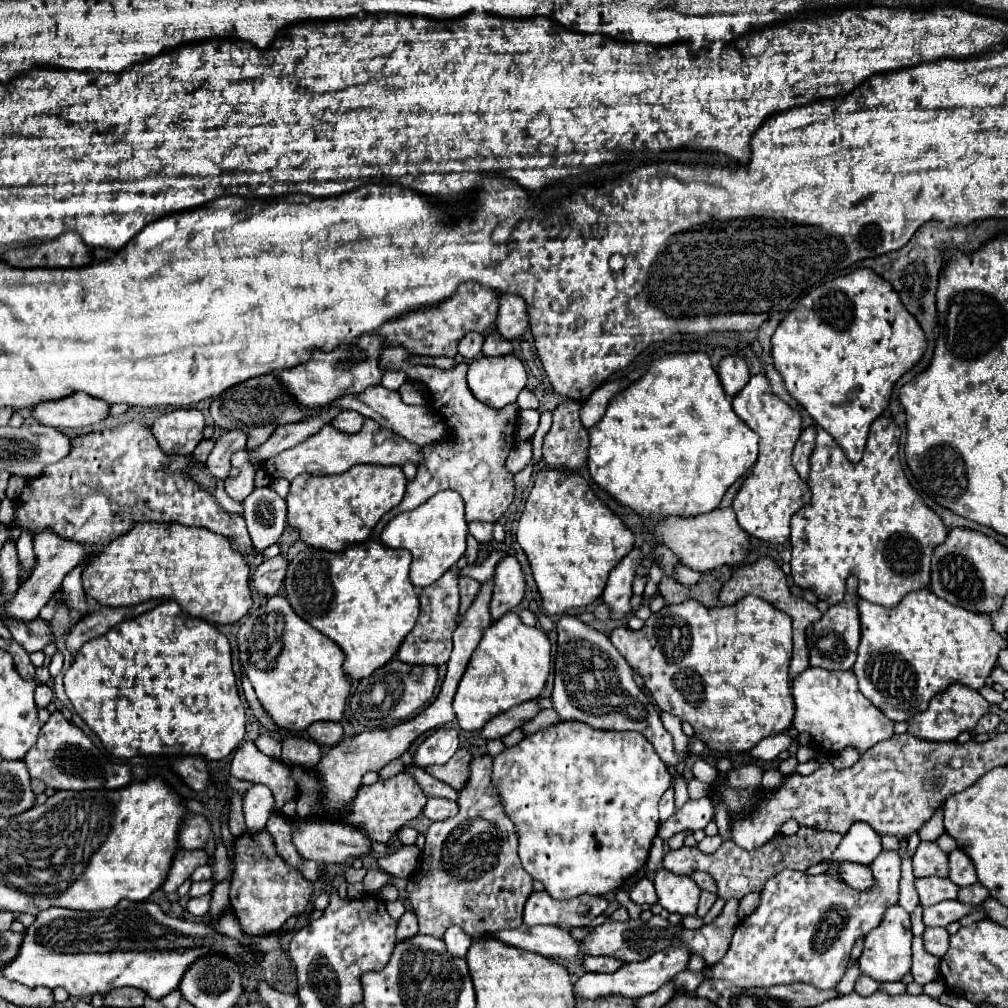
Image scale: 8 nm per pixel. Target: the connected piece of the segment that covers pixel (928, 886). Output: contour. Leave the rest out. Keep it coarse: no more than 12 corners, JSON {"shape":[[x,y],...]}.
{"shape":[[942,877],[916,879],[920,903],[956,899],[958,887]]}

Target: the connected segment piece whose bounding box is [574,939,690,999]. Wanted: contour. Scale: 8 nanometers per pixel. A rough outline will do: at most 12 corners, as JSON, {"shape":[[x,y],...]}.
{"shape":[[678,939],[650,959],[610,975],[586,973],[576,997],[638,999],[686,971],[690,951]]}

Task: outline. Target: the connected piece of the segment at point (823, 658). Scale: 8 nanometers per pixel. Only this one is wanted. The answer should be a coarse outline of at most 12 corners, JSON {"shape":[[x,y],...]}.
{"shape":[[858,579],[806,629],[810,667],[852,669],[860,643]]}

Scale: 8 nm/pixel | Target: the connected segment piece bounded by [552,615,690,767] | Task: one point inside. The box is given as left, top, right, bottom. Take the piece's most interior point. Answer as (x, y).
(594, 684)

